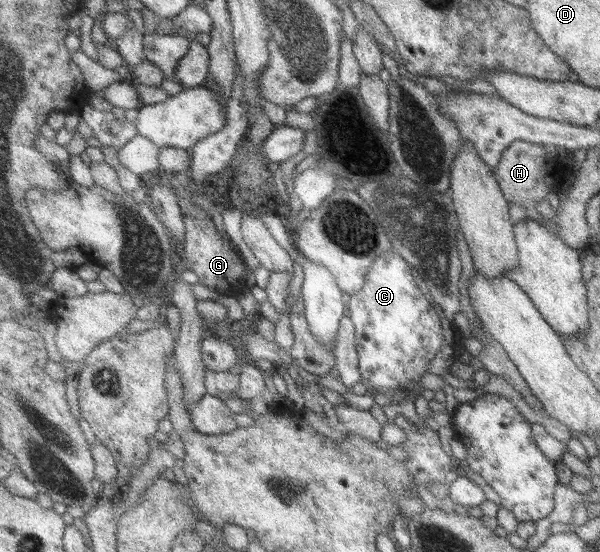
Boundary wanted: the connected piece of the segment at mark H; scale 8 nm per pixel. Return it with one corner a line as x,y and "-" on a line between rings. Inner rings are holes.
517,140
504,151
494,174
498,178
503,194
509,202
524,206
528,218
545,224
547,217
543,217
537,211
537,205
541,201
547,200
549,191
553,190
556,194
561,194
569,183
567,175
571,173
572,166
565,163
563,157
562,151
550,154
545,151
543,146

